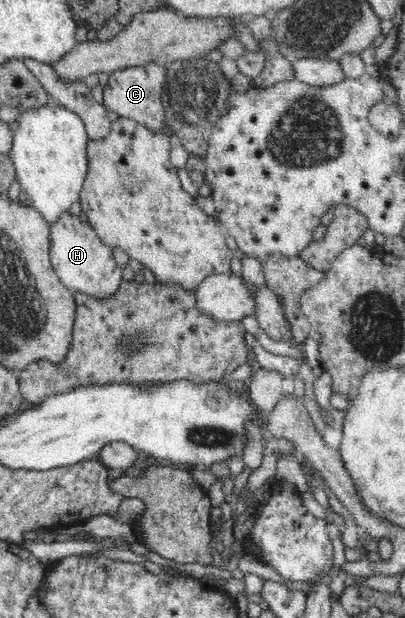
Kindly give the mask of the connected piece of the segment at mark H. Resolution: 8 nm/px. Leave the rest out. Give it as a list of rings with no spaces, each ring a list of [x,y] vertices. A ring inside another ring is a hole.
[[[66,212],[57,221],[50,223],[49,229],[51,265],[66,289],[96,298],[108,298],[116,294],[120,280],[123,280],[122,269],[112,255],[113,248],[100,241],[101,238],[88,221],[84,222],[79,216],[71,216]]]

